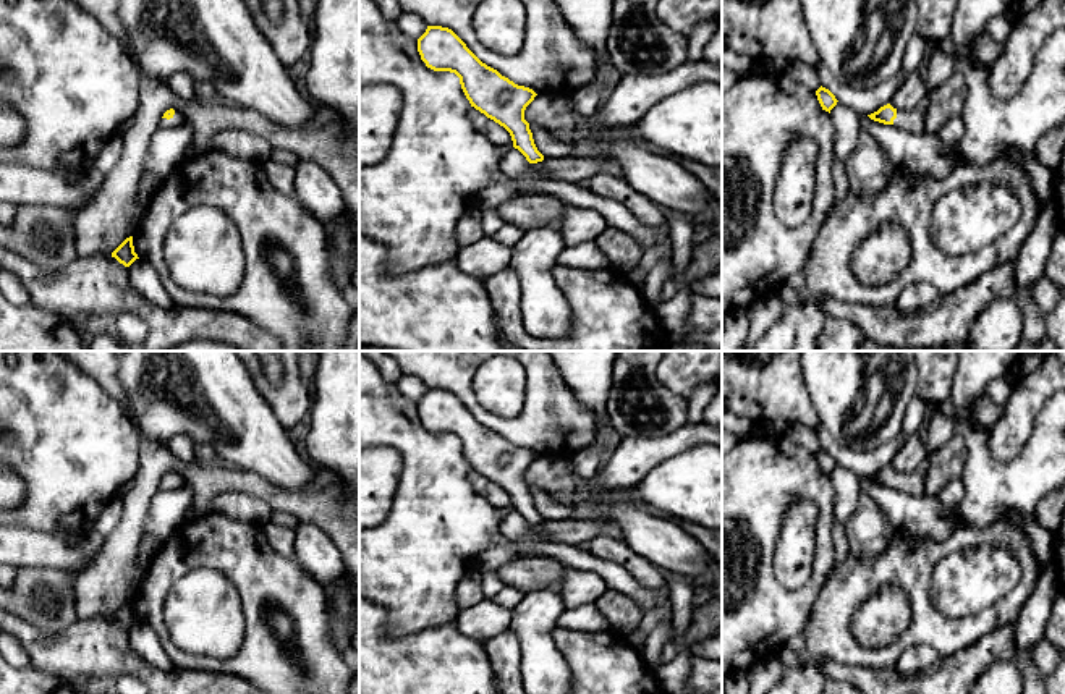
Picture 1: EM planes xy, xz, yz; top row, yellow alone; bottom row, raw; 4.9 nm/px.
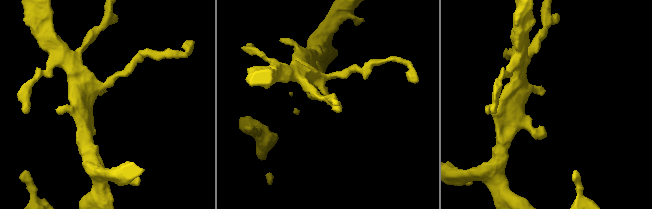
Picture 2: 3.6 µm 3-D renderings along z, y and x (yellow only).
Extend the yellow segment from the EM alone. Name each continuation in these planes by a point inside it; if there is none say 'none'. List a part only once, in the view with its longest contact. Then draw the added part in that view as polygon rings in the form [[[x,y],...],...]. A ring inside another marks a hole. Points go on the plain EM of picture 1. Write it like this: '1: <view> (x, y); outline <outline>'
1: xy (178, 479); outline [[[175,472],[175,477],[170,482],[162,480],[159,484],[159,490],[173,490],[173,489],[178,489],[178,487],[181,487],[185,484],[186,484],[185,477],[181,474],[178,474],[178,472]]]

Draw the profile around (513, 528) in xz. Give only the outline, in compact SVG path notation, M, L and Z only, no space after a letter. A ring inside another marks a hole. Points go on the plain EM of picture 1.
M508 510L500 521L500 534L508 542L520 542L532 535L532 526L515 510Z

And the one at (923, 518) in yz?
M861 480L861 493L871 497L889 518L893 535L918 540L944 540L950 535L958 514L942 506L937 497L911 497L893 487Z

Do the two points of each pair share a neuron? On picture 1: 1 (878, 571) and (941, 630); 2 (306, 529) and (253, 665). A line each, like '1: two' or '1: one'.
1: one
2: two

